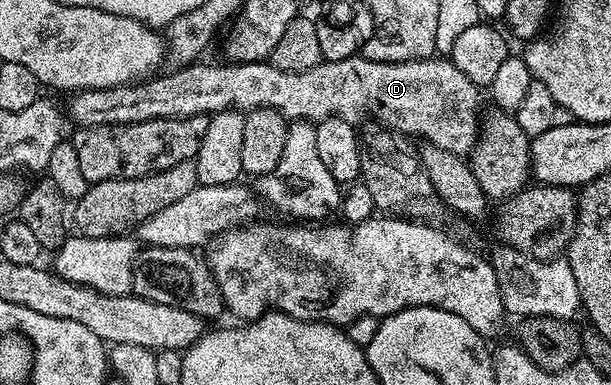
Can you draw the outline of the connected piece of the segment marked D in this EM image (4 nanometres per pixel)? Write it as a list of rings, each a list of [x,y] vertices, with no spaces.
[[[357,55],[350,59],[338,59],[337,61],[323,60],[318,67],[310,67],[310,71],[298,71],[297,73],[278,71],[278,67],[274,67],[268,61],[255,61],[254,63],[223,63],[224,65],[200,64],[201,63],[182,65],[173,68],[173,73],[161,72],[159,75],[152,75],[147,79],[133,81],[131,85],[119,85],[118,87],[106,87],[105,89],[82,89],[73,92],[71,94],[72,102],[66,105],[66,116],[73,126],[85,129],[86,127],[102,127],[103,125],[142,123],[143,121],[158,119],[159,117],[162,119],[182,119],[183,117],[193,117],[194,115],[202,115],[203,113],[211,115],[229,111],[247,111],[249,109],[273,109],[292,121],[310,121],[313,123],[325,121],[328,117],[341,117],[343,121],[360,123],[365,120],[363,117],[369,113],[369,115],[372,116],[369,118],[371,118],[373,122],[386,125],[389,129],[395,129],[397,133],[405,134],[412,139],[424,137],[420,139],[423,139],[429,145],[446,147],[446,151],[454,151],[461,155],[471,154],[472,148],[476,145],[476,138],[479,137],[482,128],[482,109],[480,113],[481,86],[475,85],[470,79],[466,79],[466,75],[462,75],[462,71],[458,71],[456,64],[444,55],[433,55],[431,57],[423,57],[422,59],[414,59],[413,61],[375,61],[374,59],[366,59],[362,55]]]

